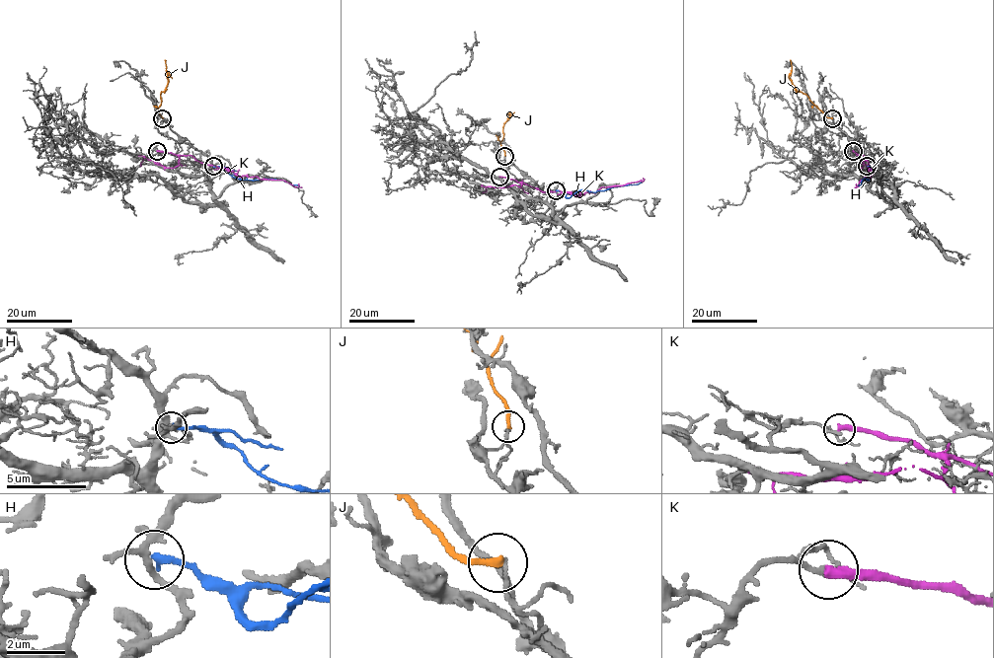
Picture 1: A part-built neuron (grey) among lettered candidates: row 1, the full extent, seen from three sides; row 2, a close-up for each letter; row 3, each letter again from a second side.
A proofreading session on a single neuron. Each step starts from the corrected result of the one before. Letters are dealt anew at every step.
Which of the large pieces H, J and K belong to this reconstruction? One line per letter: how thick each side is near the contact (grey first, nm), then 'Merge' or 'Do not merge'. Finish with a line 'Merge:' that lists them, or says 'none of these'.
H: Thickness 190 nm (grey) against 200 nm. Do not merge
J: Thickness 120 nm (grey) against 240 nm. Do not merge
K: Thickness 110 nm (grey) against 360 nm. Do not merge
Merge: none of these

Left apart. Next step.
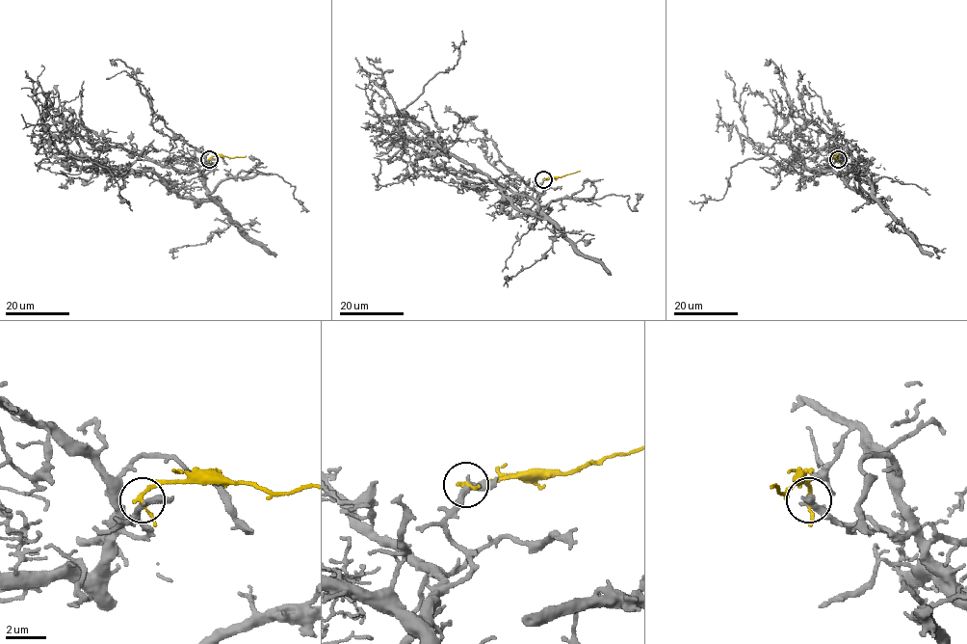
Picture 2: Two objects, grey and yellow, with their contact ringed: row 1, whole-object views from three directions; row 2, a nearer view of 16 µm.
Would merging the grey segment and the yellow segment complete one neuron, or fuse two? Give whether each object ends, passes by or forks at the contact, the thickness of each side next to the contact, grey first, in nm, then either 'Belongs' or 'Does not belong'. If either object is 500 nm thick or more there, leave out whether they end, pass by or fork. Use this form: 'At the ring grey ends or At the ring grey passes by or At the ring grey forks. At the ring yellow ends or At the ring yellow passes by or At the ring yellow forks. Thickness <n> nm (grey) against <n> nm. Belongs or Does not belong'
At the ring grey passes by. At the ring yellow passes by. Thickness 320 nm (grey) against 180 nm. Does not belong

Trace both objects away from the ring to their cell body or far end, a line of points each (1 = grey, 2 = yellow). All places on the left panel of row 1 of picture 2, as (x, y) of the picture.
1: (210, 159), (196, 171), (134, 160), (113, 166), (114, 176), (70, 156), (105, 167), (128, 201)
2: (210, 159), (246, 155)

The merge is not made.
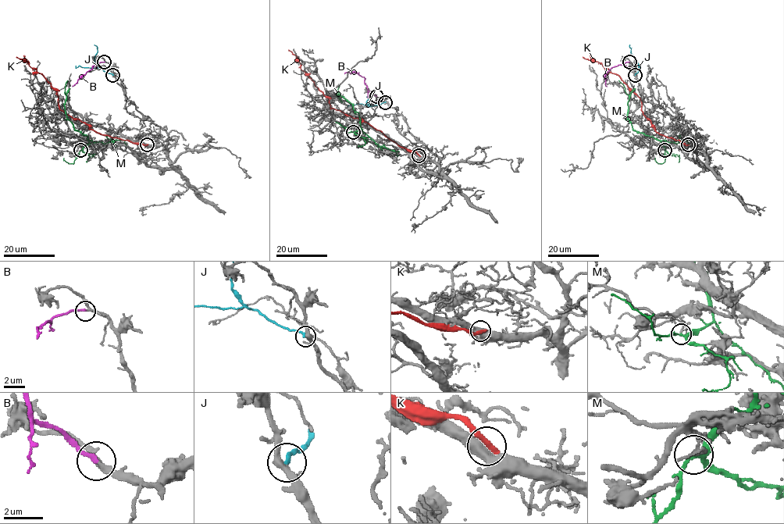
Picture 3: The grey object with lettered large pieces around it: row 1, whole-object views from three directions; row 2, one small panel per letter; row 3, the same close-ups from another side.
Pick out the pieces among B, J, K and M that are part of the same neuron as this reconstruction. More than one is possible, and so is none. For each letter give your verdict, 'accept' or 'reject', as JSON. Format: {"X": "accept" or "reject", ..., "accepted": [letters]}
{"B": "accept", "J": "accept", "K": "reject", "M": "reject", "accepted": ["B", "J"]}

